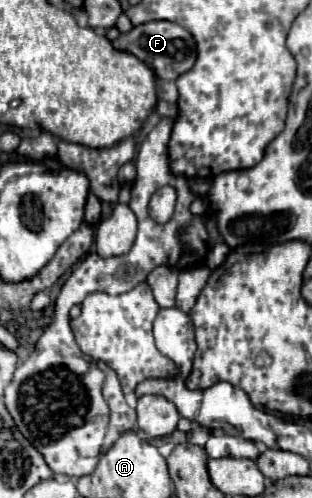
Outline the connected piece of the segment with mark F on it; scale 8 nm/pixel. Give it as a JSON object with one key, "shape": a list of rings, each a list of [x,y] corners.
{"shape":[[[152,20],[140,26],[134,26],[130,32],[120,34],[114,40],[114,46],[118,50],[126,50],[134,54],[136,58],[140,58],[144,64],[148,64],[156,72],[160,80],[176,80],[180,74],[188,72],[196,62],[196,42],[192,34],[186,28],[166,20]]]}

